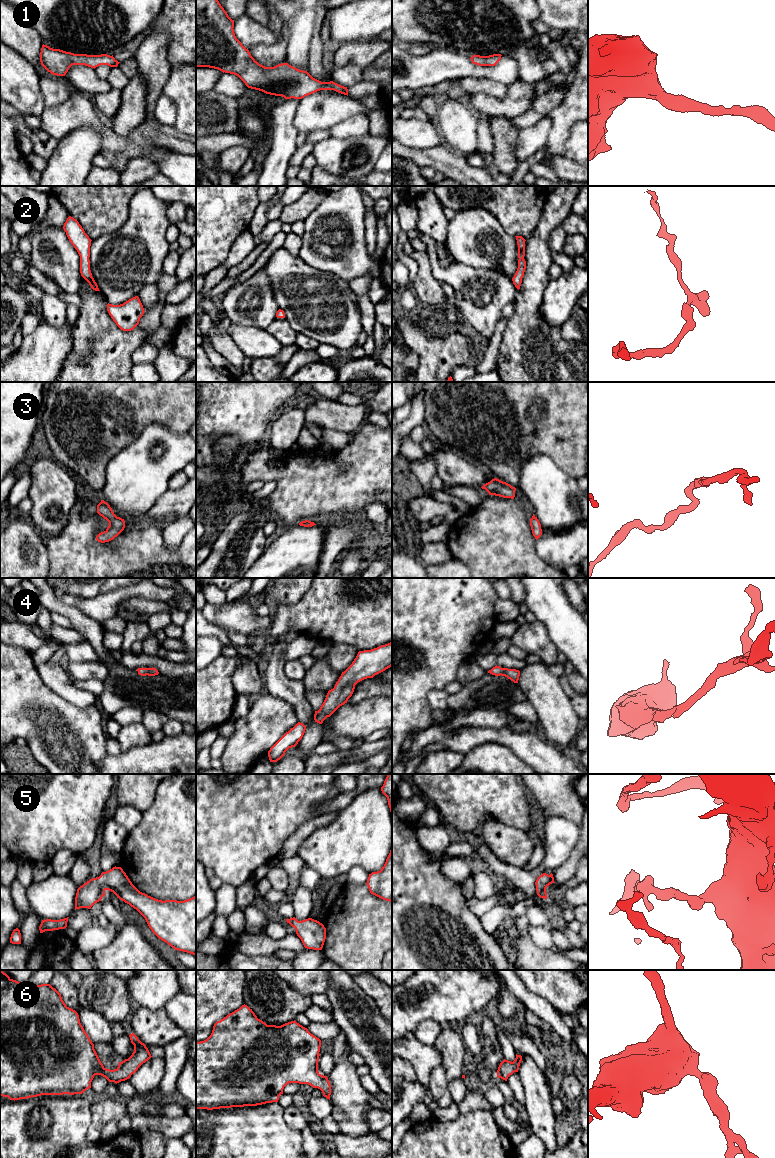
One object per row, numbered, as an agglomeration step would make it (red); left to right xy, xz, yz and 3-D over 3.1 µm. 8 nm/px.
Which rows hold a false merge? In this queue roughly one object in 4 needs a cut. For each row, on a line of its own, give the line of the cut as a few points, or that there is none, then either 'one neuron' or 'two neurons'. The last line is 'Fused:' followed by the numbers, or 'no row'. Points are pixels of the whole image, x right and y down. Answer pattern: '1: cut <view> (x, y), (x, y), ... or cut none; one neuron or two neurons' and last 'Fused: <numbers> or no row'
1: cut none; one neuron
2: cut none; one neuron
3: cut none; one neuron
4: cut none; one neuron
5: cut none; one neuron
6: cut none; one neuron
Fused: no row

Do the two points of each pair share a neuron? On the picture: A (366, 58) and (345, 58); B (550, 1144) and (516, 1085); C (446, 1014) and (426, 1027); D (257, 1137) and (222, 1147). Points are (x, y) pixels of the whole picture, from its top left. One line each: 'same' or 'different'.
A: same
B: different
C: different
D: same

